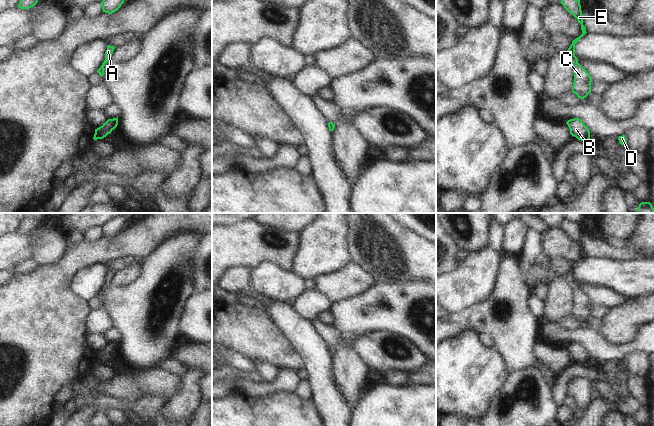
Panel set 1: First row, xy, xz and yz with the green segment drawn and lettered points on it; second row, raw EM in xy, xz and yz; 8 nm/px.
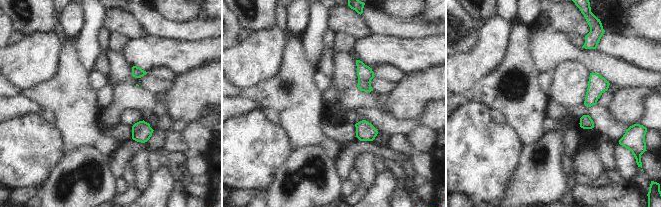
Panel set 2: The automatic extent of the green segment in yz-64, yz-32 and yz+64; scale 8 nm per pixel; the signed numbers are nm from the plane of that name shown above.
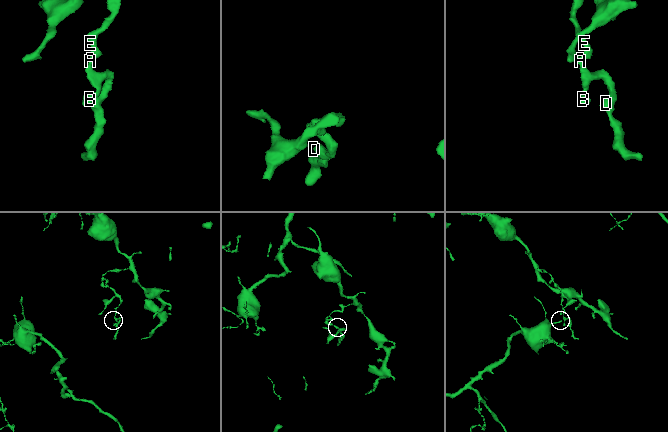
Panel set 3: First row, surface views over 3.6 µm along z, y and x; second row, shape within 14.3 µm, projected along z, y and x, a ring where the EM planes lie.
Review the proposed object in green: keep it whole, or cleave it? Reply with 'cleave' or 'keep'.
keep

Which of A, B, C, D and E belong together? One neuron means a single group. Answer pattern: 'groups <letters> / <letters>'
groups A B C D E

